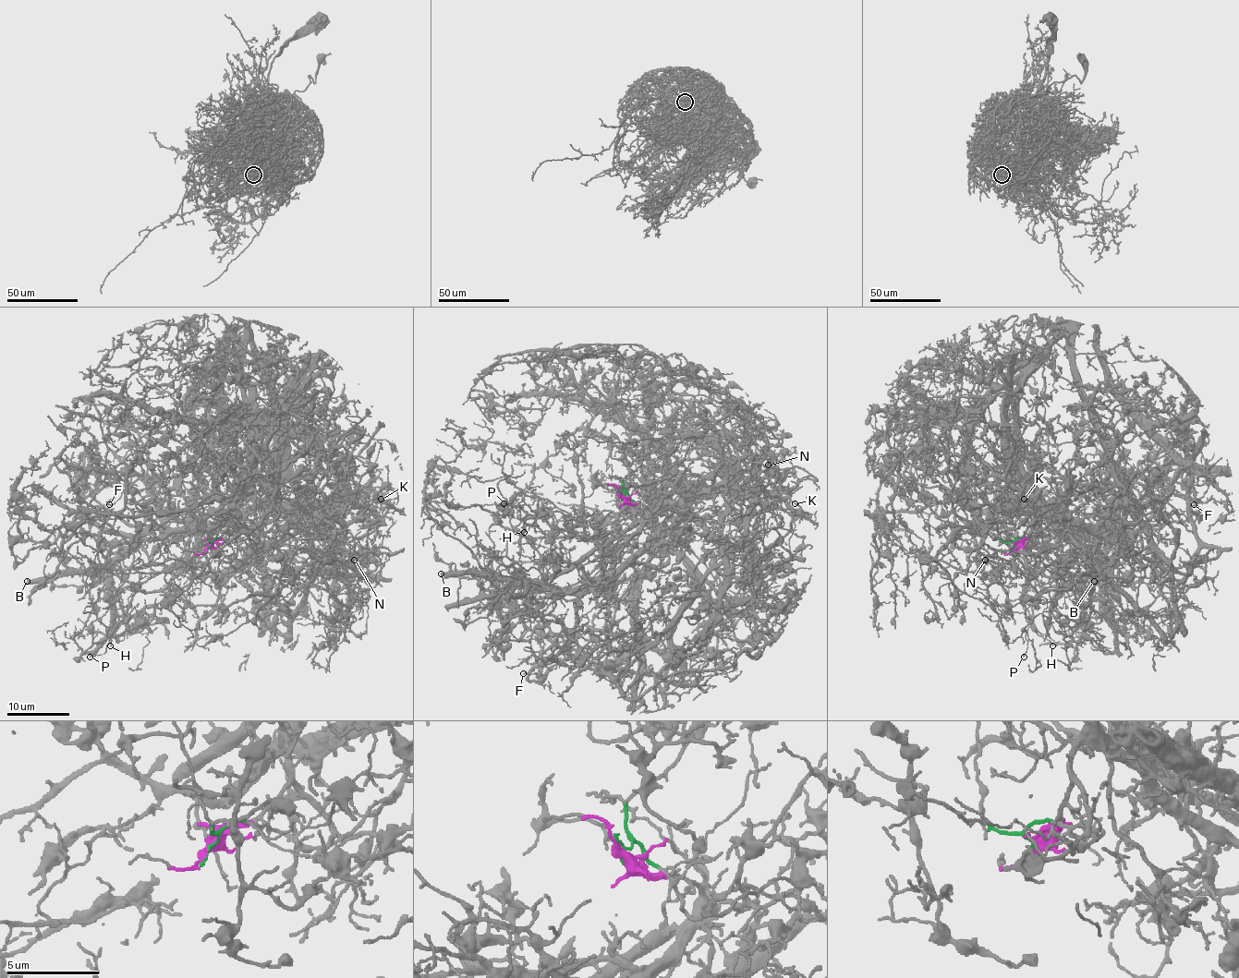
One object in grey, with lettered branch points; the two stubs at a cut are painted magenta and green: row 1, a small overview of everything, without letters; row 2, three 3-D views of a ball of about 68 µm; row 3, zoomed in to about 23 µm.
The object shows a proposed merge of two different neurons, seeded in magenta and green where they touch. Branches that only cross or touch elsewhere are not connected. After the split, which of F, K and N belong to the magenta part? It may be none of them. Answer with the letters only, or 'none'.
F, K, N

